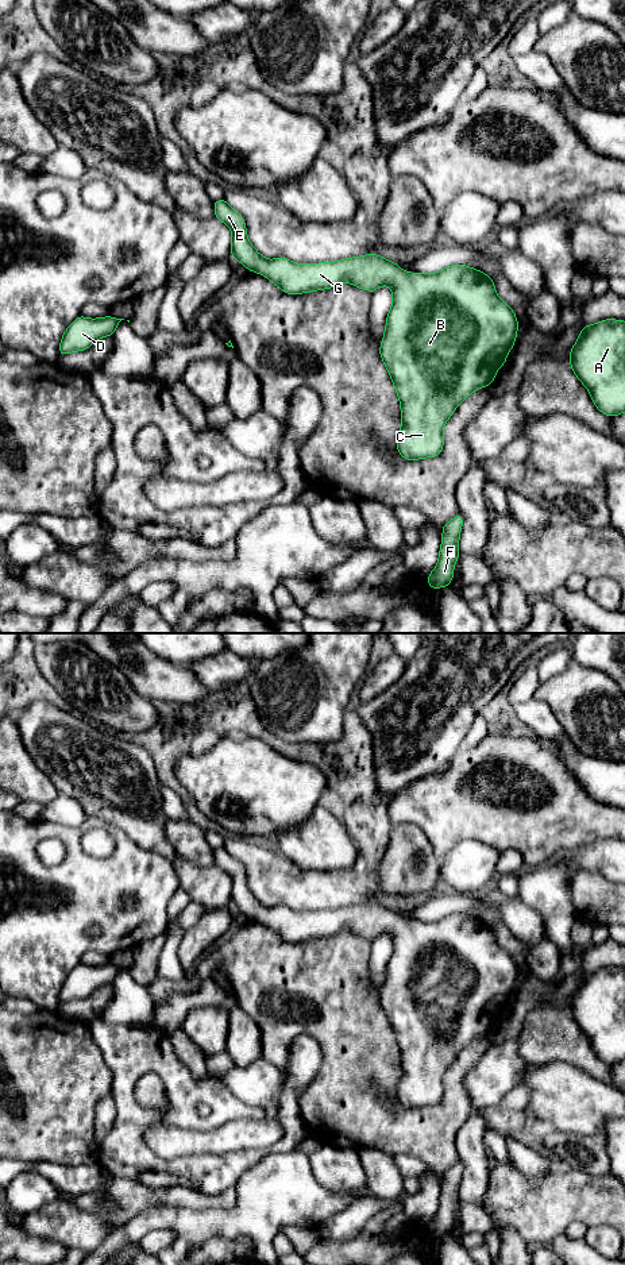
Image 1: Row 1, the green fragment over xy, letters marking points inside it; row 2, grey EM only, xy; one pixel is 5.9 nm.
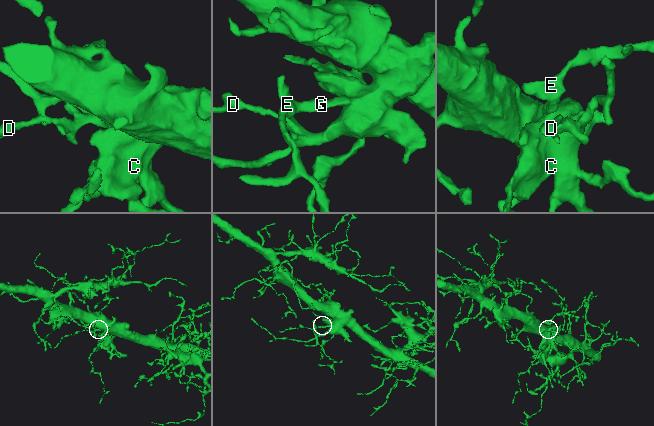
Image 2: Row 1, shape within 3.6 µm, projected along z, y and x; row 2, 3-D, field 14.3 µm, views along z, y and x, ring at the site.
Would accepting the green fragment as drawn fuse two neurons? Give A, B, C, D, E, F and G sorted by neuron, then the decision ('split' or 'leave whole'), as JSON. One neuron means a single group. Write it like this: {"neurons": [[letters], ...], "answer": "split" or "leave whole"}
{"neurons": [["A", "B", "C", "D", "E", "F", "G"]], "answer": "leave whole"}

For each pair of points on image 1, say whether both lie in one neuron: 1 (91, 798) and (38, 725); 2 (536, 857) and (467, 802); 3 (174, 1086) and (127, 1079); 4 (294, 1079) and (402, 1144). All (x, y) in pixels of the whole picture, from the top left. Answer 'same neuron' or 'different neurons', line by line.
1: same neuron
2: same neuron
3: same neuron
4: different neurons

